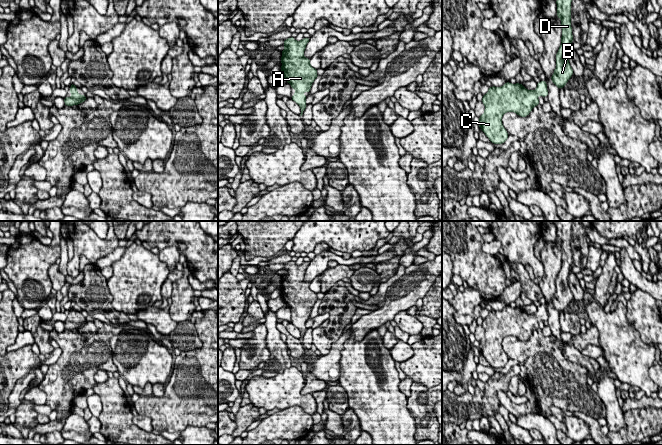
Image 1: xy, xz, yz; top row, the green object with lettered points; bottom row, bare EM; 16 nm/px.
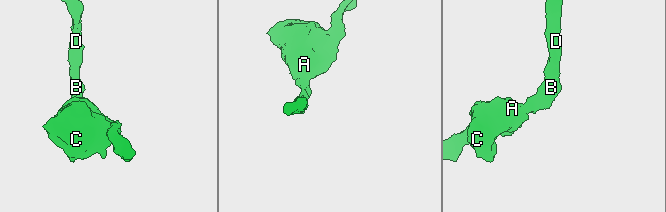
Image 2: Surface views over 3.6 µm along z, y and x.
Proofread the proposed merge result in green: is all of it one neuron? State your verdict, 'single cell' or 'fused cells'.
single cell

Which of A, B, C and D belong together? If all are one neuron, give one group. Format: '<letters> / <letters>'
A B C D

